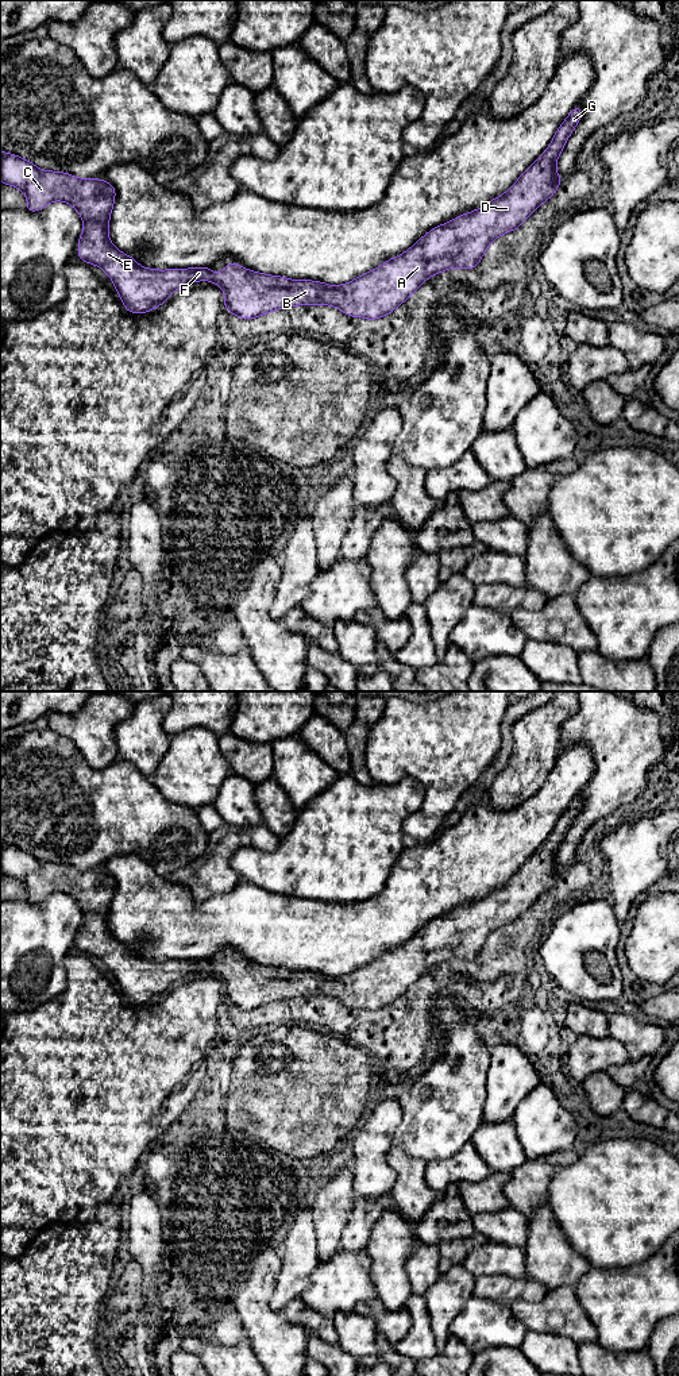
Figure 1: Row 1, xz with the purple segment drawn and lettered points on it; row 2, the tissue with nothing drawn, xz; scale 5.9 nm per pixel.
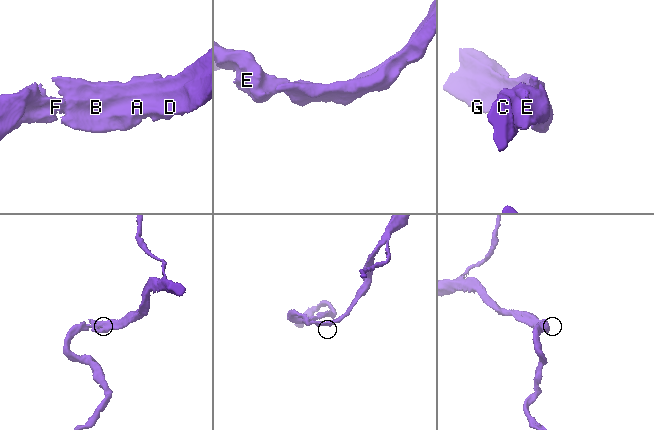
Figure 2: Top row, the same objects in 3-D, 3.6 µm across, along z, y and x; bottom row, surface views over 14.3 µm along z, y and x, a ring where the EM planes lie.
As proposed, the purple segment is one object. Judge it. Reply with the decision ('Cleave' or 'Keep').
Keep

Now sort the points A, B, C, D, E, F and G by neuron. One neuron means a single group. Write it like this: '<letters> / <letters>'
A B C D E F G

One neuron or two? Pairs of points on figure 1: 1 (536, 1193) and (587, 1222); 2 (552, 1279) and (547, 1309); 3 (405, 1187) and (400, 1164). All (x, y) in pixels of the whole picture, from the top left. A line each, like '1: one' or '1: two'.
1: two
2: two
3: one

